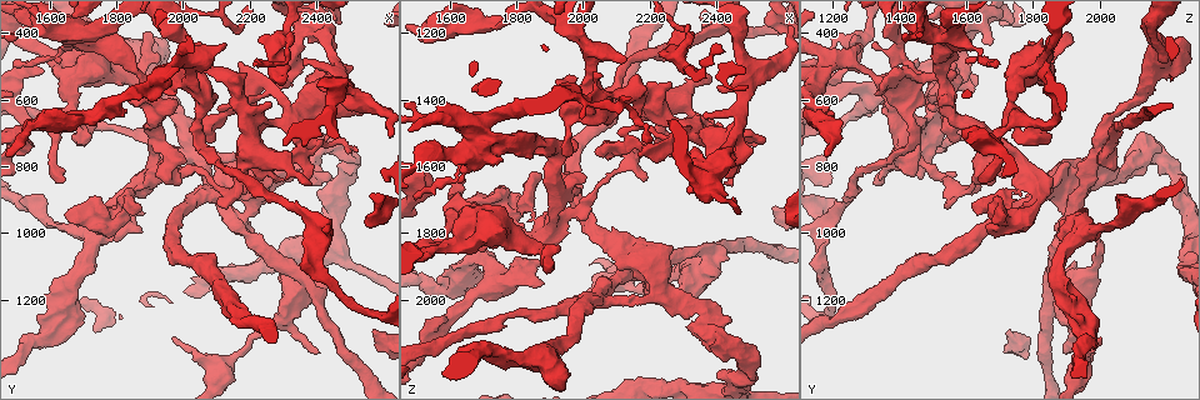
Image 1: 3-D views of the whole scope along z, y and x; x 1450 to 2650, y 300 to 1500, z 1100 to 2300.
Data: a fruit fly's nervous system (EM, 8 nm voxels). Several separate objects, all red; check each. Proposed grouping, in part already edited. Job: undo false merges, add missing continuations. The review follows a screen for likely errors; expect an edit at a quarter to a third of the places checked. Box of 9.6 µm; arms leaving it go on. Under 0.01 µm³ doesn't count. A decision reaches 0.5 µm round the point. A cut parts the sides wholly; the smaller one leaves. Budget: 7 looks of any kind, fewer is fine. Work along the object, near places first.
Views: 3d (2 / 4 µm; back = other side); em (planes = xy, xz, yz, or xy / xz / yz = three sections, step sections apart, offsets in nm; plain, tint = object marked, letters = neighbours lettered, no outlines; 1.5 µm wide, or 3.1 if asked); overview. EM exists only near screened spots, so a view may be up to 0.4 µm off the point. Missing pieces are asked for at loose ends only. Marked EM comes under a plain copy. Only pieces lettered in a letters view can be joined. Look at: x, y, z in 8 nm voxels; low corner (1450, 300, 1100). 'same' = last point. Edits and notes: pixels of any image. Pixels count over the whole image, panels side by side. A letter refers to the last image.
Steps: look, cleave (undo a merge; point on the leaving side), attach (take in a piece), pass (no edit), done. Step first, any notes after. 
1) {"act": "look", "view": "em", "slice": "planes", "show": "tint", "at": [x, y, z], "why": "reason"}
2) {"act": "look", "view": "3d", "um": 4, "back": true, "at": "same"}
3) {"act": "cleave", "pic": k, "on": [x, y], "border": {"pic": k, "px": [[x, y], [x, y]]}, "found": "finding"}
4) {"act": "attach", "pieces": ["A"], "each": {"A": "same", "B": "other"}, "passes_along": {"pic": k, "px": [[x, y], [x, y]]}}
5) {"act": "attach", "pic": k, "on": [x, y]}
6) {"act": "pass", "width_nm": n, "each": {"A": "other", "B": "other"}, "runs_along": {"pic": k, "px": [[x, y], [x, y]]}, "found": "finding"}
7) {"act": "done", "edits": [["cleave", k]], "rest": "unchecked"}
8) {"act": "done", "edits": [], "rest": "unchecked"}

{"act": "look", "view": "em", "slice": "planes", "show": "letters", "at": [2040, 770, 2000], "why": "touches itself"}

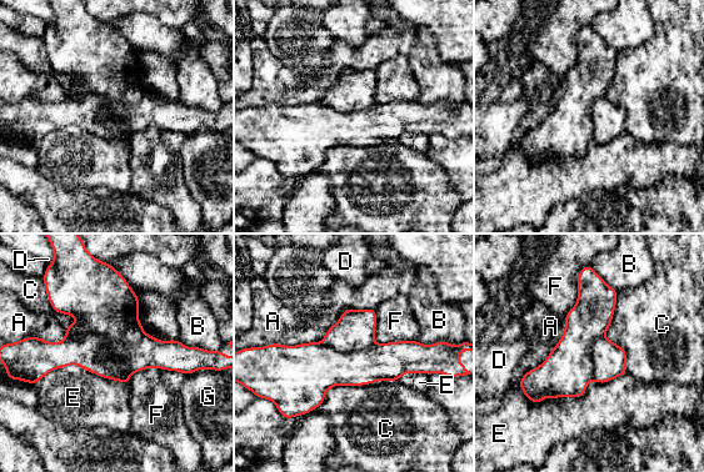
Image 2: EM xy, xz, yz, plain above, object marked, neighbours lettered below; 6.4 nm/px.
{"act": "cleave", "pic": 2, "on": [104, 304], "each": {"A": "other", "B": "other", "C": "other", "D": "other", "E": "other", "F": "other", "G": "other"}, "part_leaving": {"pic": 2, "px": [[597, 279], [572, 358], [535, 398]]}, "found": "a second neuron is stuck on"}

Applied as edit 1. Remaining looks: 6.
{"act": "look", "view": "3d", "um": 4, "at": [1880, 940, 1950], "why": "free end"}

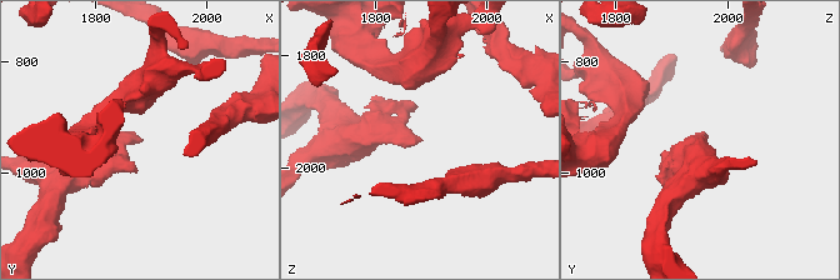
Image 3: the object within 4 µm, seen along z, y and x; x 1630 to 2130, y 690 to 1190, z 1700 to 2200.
{"act": "look", "view": "em", "slice": "planes", "show": "letters", "at": [1880, 945, 1960], "why": "shape alone is not enough"}

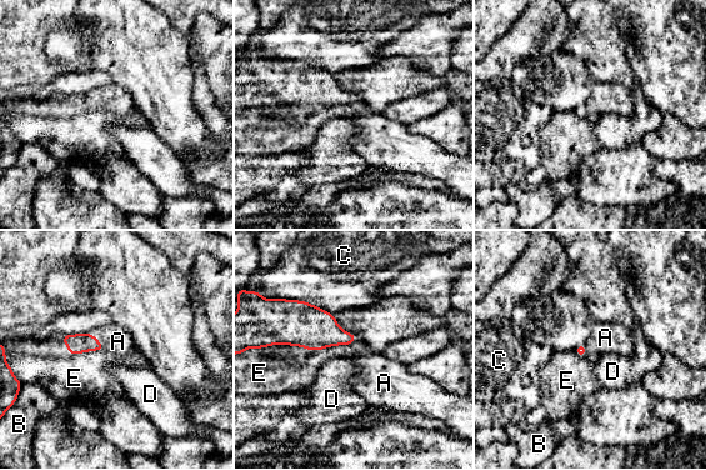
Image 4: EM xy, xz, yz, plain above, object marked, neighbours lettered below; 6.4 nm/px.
{"act": "attach", "pieces": ["A"], "longest_contact_nm": ["C", 320], "each": {"A": "same", "B": "other", "C": "other", "D": "other", "E": "other"}, "passes_along": {"pic": 4, "px": [[76, 344], [99, 341], [118, 341]]}, "found": "it goes on there"}

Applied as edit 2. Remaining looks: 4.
{"act": "look", "view": "em", "slice": "planes", "show": "letters", "at": [2160, 870, 1550], "why": "arms part here"}

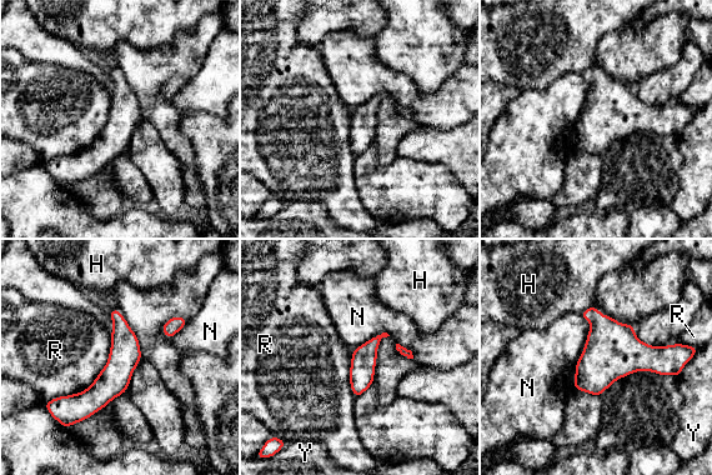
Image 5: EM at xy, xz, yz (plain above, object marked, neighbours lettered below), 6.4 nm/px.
{"act": "pass", "longest_contact_nm": ["R", 600], "each": {"H": "other", "N": "other", "R": "other", "Y": "other"}, "runs_along": {"pic": 5, "px": [[116, 313], [119, 369], [63, 406]]}, "found": "all the same neuron"}

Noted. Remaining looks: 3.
{"act": "done", "edits": [["cleave", 2], ["attach", 4]], "rest": "unchecked"}

